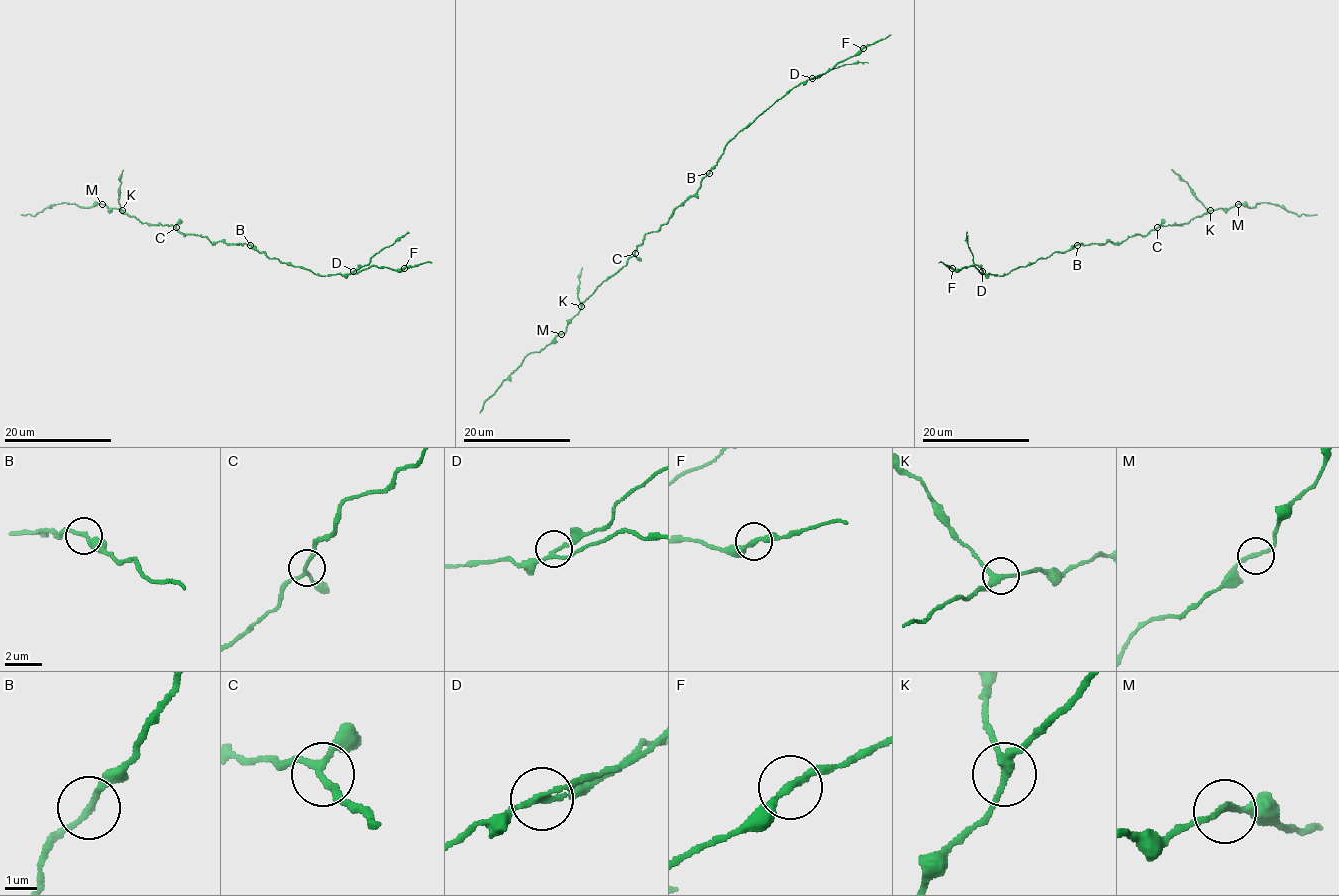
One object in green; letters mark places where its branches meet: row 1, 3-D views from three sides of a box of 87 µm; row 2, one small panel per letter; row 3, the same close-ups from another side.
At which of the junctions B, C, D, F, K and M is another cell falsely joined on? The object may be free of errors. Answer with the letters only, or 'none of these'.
D

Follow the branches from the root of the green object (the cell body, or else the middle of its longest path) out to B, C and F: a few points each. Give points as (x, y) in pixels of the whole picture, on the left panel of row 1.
B: (215, 242), (250, 245)
C: (215, 242), (197, 234), (184, 235), (176, 227)
F: (215, 242), (252, 245), (270, 258), (310, 269), (321, 276), (350, 274), (371, 266), (404, 268)

